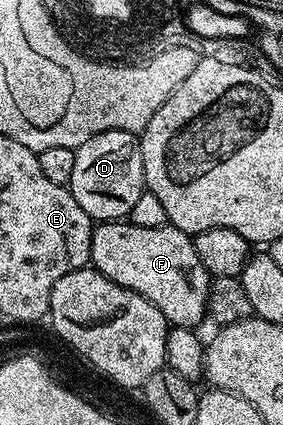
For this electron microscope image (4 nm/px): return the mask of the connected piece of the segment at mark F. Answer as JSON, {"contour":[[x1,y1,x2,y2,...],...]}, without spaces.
{"contour":[[100,222,92,229,90,264,118,286,142,294,168,320,173,328,195,329,208,315,208,294,213,277,209,276,202,258,198,258,193,237,171,226,146,230,127,222]]}

